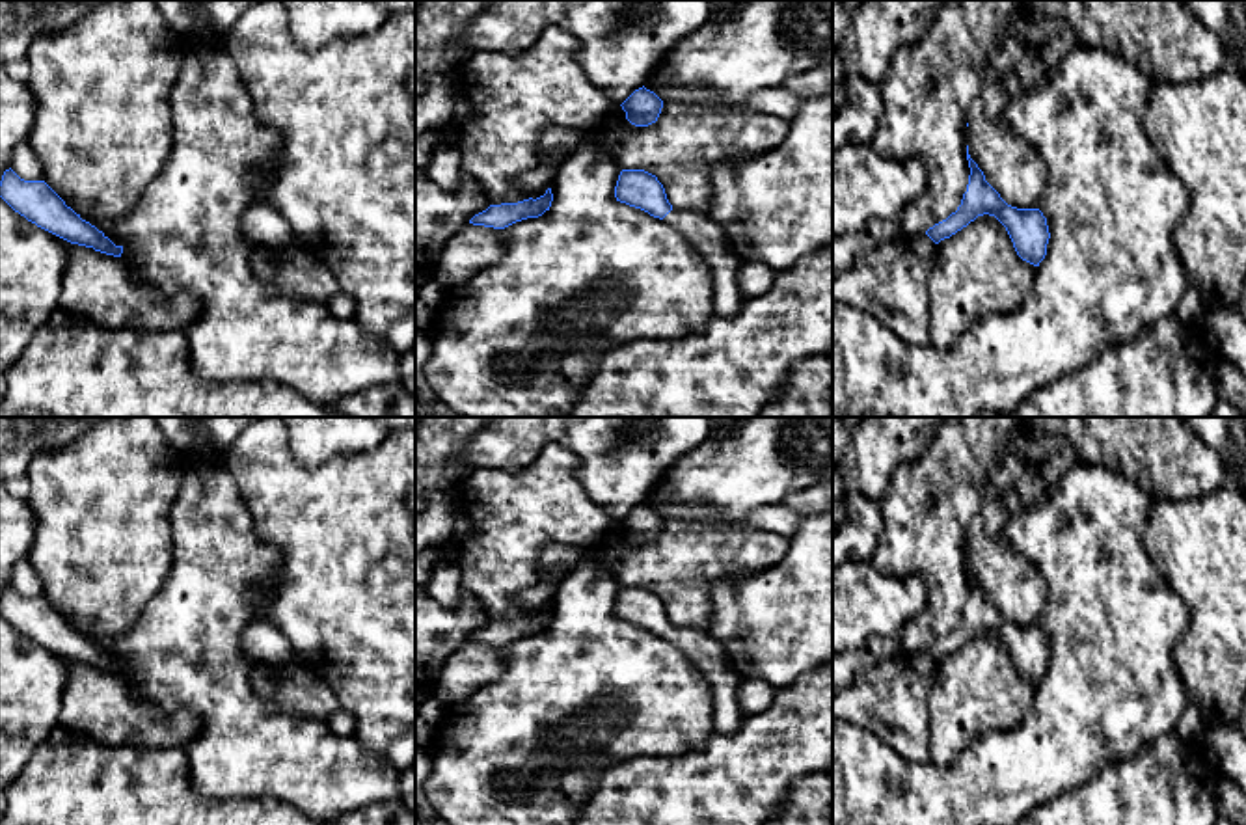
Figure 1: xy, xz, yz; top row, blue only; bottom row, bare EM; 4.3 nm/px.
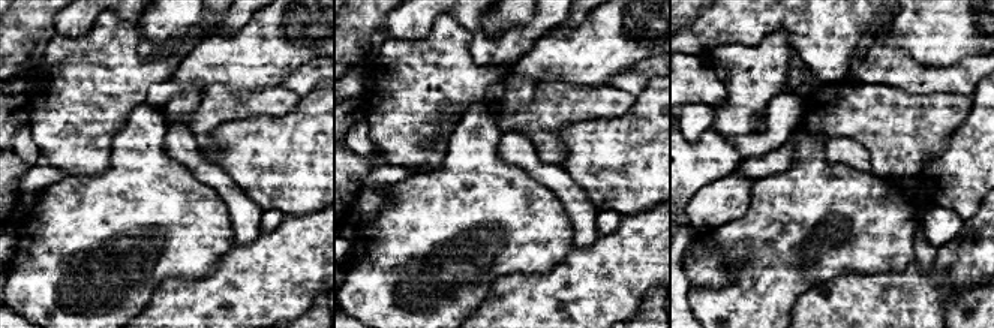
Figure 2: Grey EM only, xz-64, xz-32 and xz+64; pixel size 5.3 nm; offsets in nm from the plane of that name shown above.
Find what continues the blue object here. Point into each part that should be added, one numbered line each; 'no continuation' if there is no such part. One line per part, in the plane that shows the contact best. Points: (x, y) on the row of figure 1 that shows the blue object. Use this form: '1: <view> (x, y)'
1: xz (697, 228)

